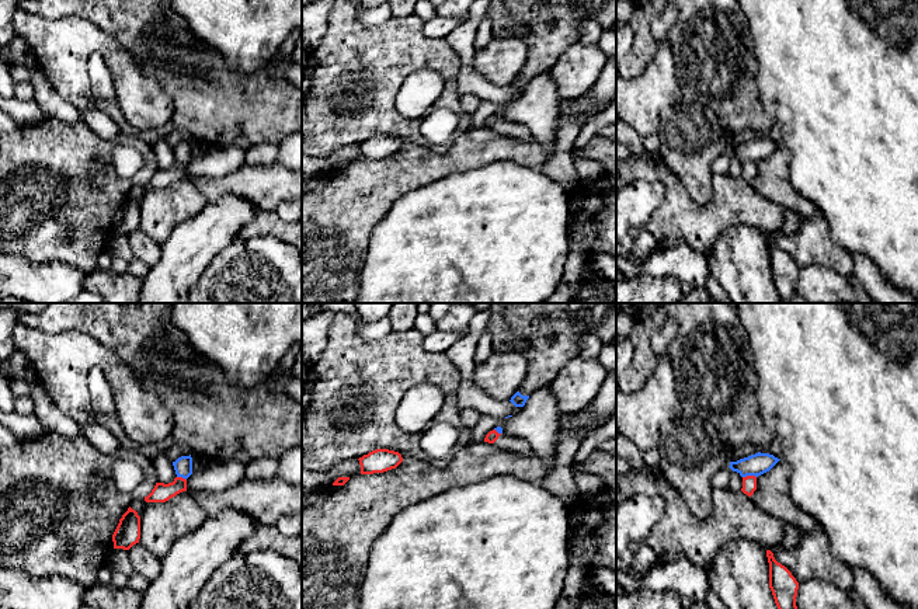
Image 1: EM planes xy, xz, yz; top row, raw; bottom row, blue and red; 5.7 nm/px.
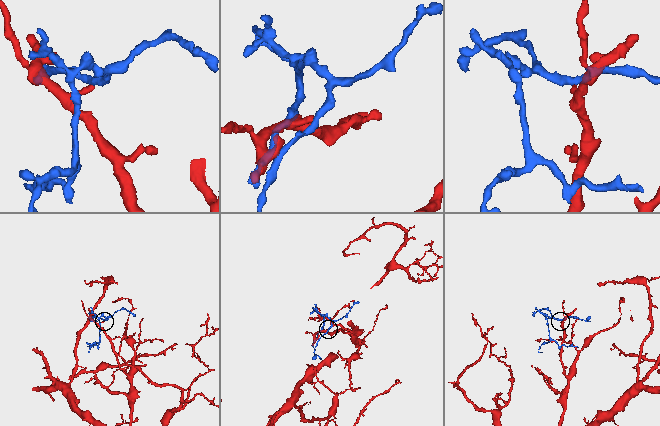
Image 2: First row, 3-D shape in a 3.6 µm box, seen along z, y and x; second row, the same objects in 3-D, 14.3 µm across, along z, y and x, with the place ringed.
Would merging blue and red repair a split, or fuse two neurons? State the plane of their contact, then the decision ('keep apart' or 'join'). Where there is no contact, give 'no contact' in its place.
meets blue in yz; keep apart

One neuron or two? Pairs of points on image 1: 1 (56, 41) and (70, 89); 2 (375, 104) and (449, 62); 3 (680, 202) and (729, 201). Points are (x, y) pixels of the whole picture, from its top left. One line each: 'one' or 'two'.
1: one
2: one
3: one

